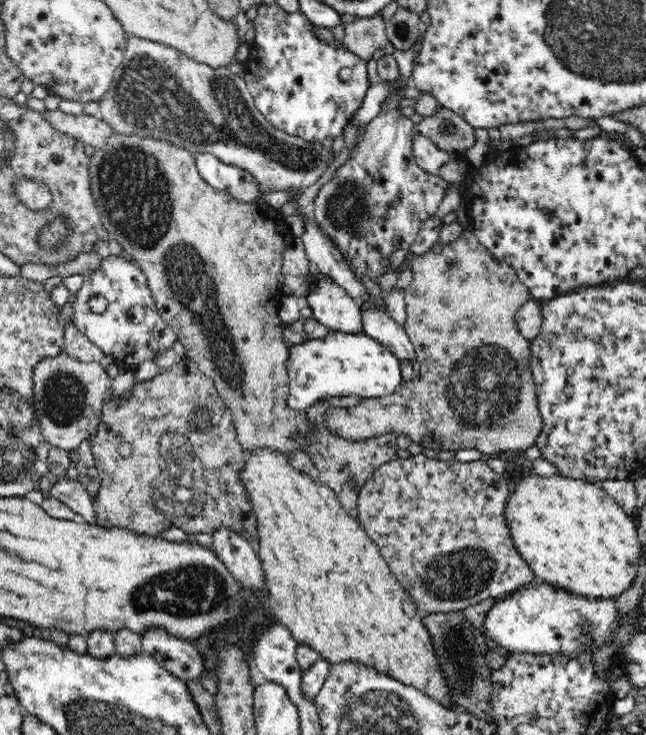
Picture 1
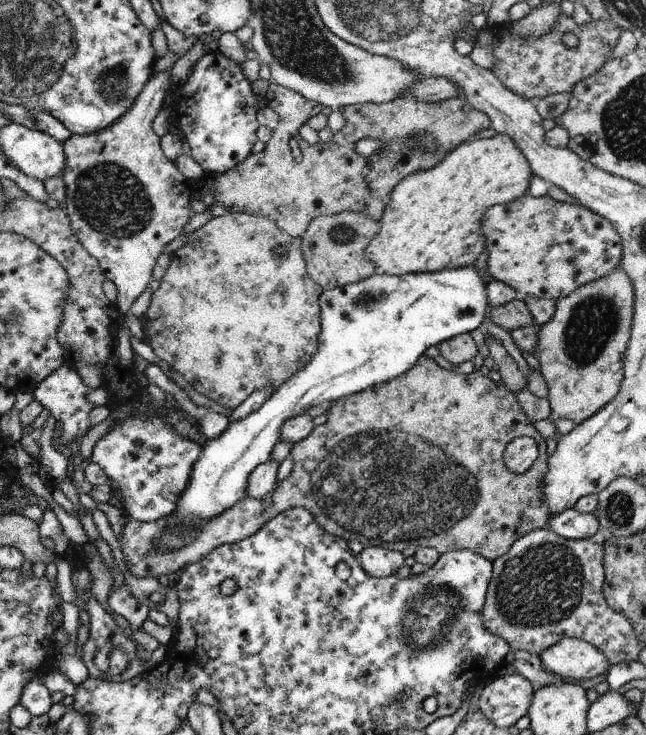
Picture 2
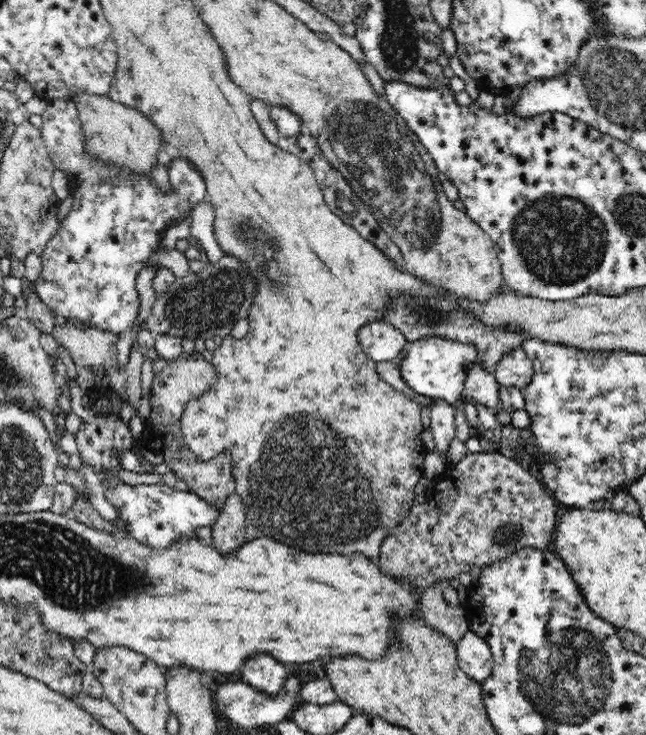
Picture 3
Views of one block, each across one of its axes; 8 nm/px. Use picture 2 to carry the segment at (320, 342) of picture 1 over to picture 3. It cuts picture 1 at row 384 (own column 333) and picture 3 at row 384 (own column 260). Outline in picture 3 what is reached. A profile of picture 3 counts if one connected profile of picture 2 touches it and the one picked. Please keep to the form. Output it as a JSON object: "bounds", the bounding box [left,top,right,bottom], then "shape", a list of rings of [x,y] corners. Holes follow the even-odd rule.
{"bounds":[399,337,481,410],"shape":[[[429,337],[429,338],[424,338],[421,340],[416,340],[412,343],[409,344],[408,346],[408,353],[404,357],[404,359],[400,362],[399,366],[399,373],[402,375],[402,380],[412,389],[414,390],[414,393],[418,395],[422,395],[422,397],[430,397],[430,399],[440,399],[444,400],[449,406],[451,406],[454,410],[458,408],[458,400],[462,398],[462,394],[464,395],[465,393],[463,392],[464,390],[464,381],[466,380],[465,378],[465,372],[467,371],[467,366],[470,363],[480,363],[481,366],[481,359],[480,356],[478,356],[477,353],[477,345],[476,344],[466,344],[466,342],[462,341],[450,341],[446,339],[445,337]]]}

